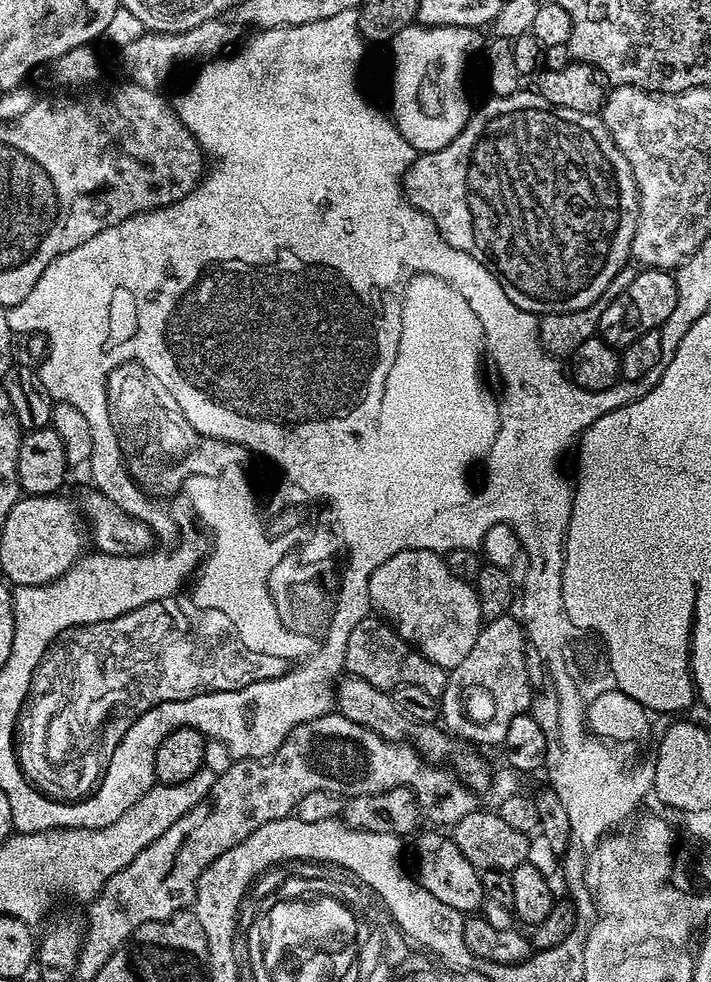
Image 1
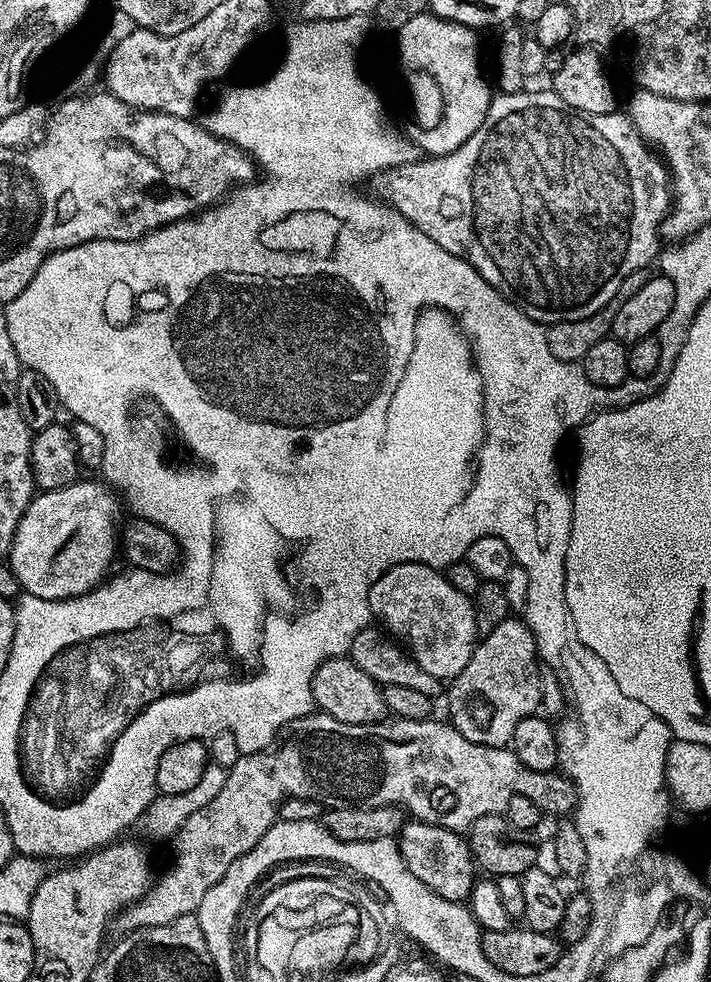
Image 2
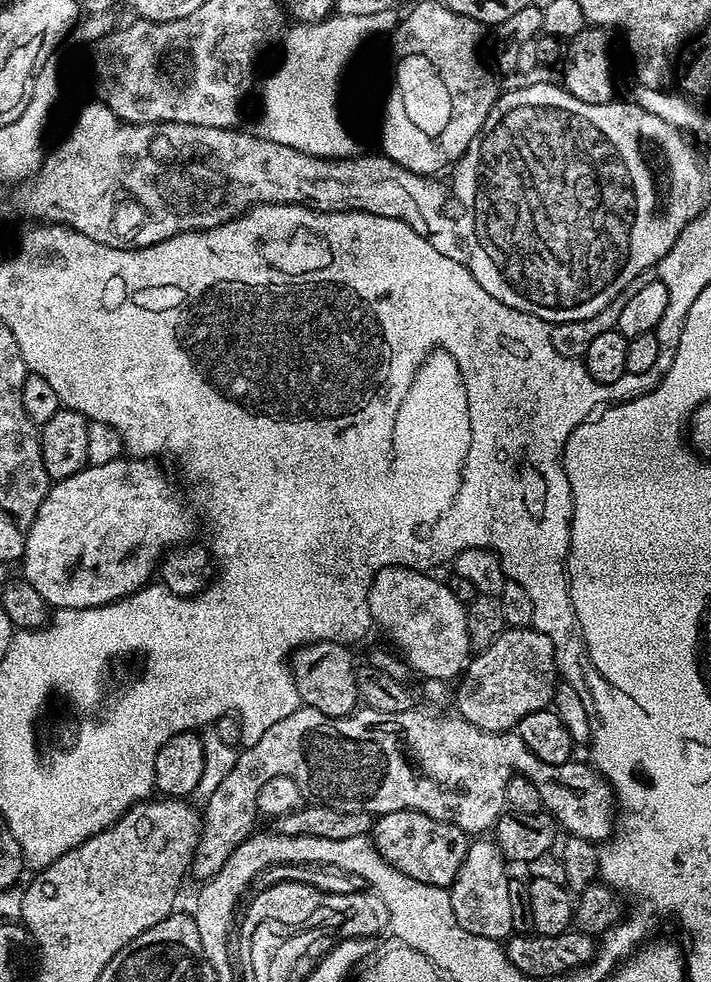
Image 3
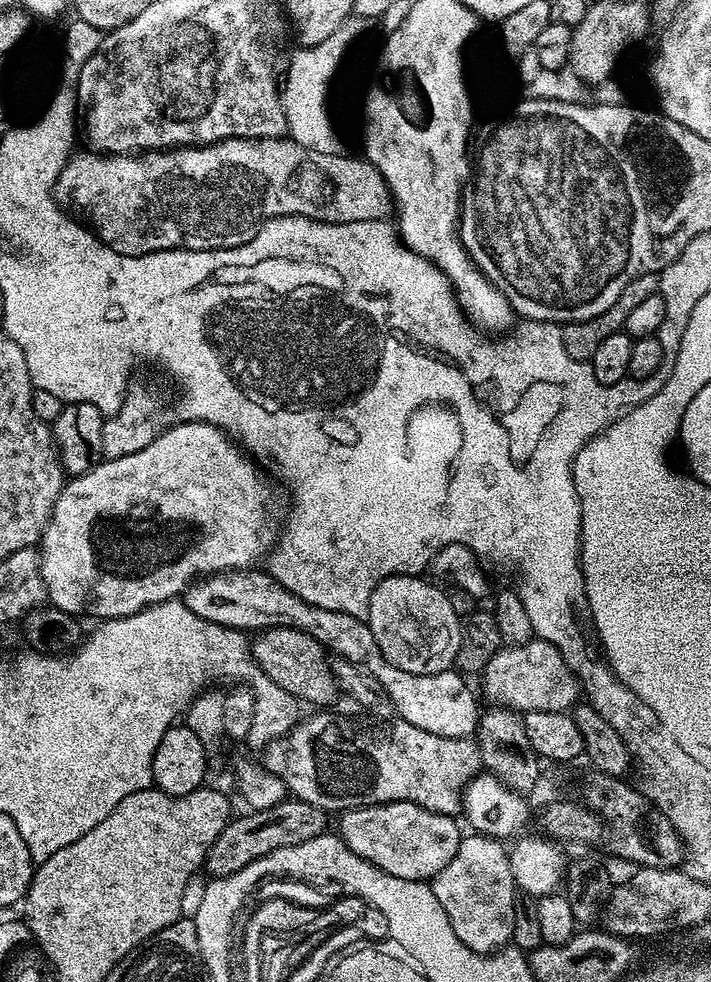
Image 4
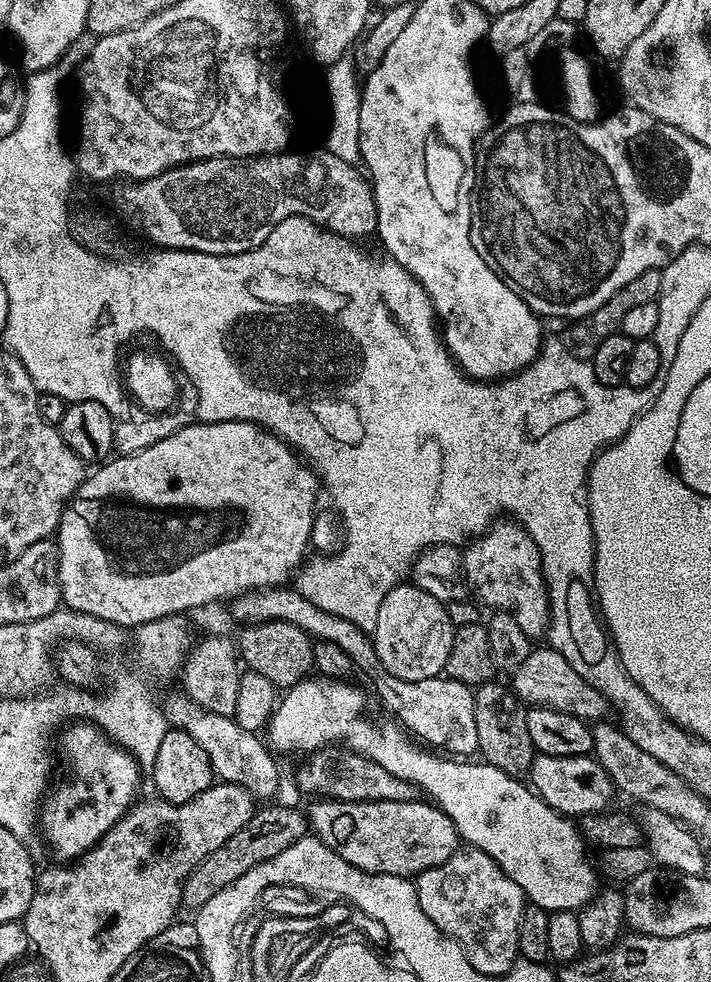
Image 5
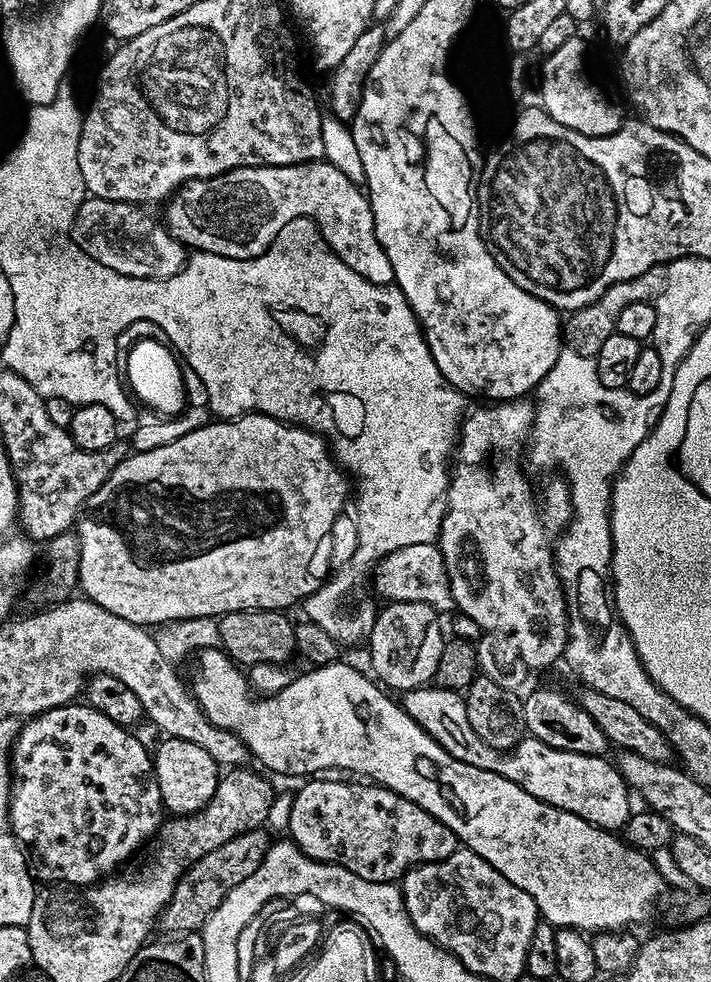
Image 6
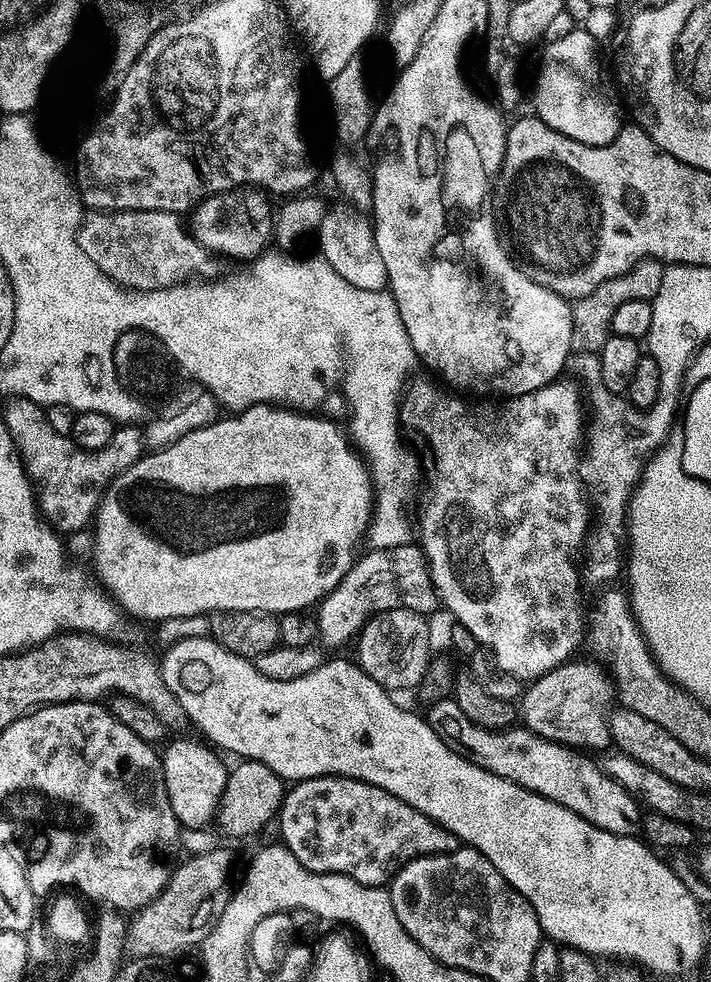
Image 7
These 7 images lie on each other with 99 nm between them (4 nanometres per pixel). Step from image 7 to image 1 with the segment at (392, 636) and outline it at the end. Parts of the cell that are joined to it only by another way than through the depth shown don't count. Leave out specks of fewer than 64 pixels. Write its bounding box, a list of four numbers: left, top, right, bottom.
[368,550,482,670]

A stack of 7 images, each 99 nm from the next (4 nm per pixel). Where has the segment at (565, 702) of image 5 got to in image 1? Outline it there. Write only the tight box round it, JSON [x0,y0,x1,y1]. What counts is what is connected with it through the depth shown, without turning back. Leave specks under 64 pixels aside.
[439,615,534,746]

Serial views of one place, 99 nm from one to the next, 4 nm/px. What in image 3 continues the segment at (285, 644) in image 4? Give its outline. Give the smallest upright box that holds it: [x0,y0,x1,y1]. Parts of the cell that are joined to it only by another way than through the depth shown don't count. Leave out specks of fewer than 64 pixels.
[290,640,357,716]

